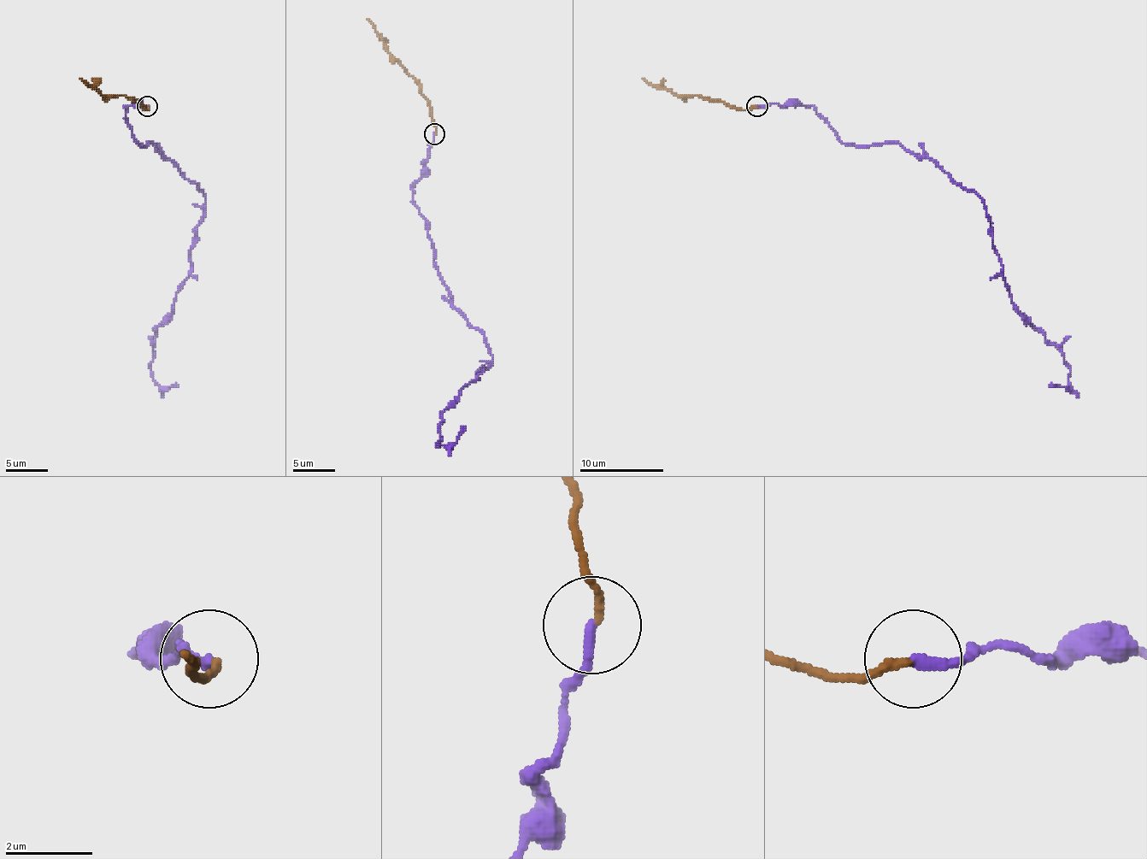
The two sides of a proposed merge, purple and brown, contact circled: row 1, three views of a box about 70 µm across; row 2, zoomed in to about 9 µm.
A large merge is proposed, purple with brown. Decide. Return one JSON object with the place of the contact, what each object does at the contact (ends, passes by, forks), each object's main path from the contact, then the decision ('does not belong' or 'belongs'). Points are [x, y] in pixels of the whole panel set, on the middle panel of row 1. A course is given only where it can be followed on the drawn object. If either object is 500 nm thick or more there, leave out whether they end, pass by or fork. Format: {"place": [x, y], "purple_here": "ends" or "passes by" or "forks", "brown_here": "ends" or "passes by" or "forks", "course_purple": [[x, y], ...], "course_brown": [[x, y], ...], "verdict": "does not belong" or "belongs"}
{"place": [434, 134], "purple_here": "ends", "brown_here": "ends", "course_purple": [[433, 134], [413, 203], [450, 304], [492, 356], [442, 414], [438, 447], [465, 426]], "course_brown": [[436, 132], [421, 86], [390, 56], [383, 38], [367, 19]], "verdict": "does not belong"}

